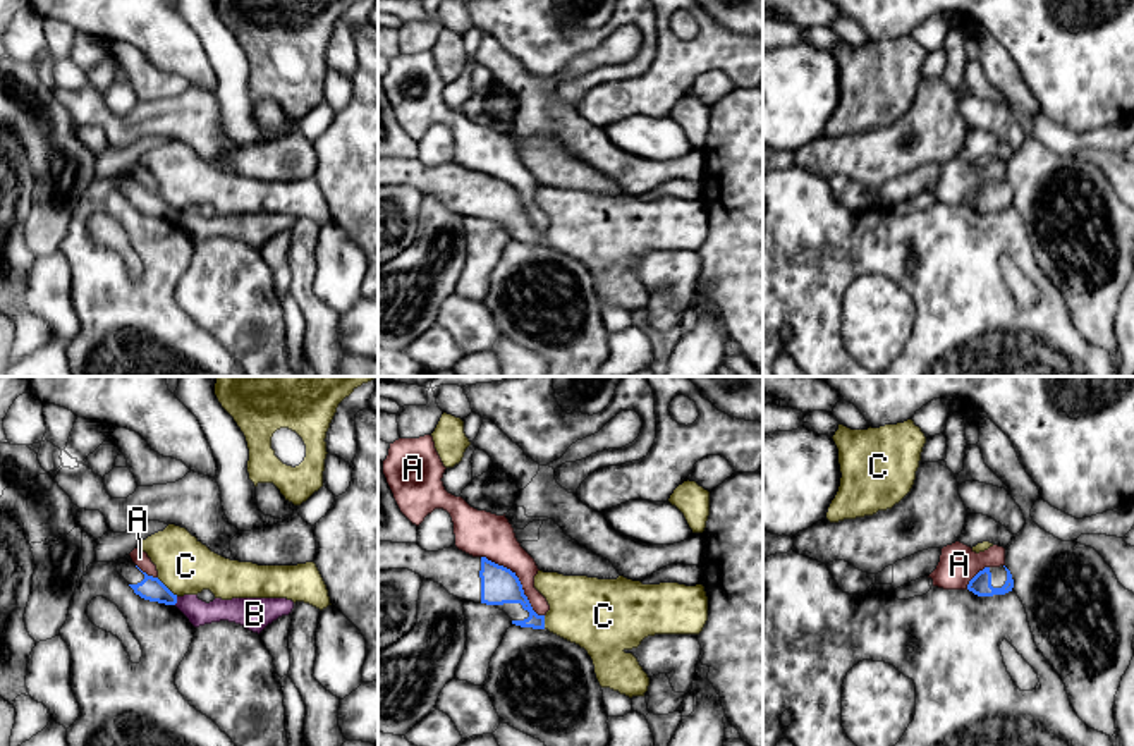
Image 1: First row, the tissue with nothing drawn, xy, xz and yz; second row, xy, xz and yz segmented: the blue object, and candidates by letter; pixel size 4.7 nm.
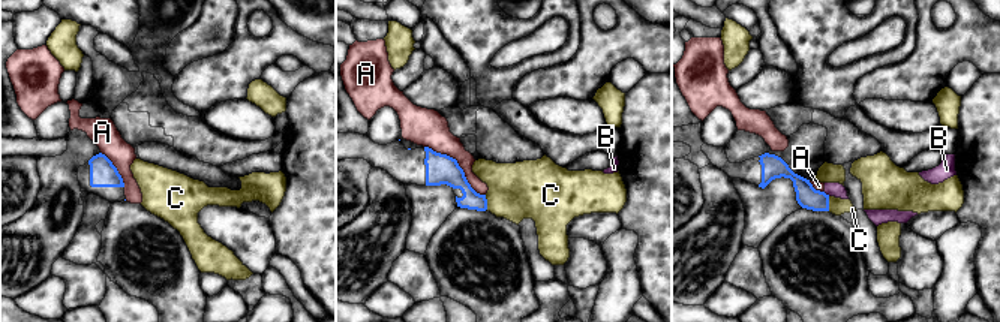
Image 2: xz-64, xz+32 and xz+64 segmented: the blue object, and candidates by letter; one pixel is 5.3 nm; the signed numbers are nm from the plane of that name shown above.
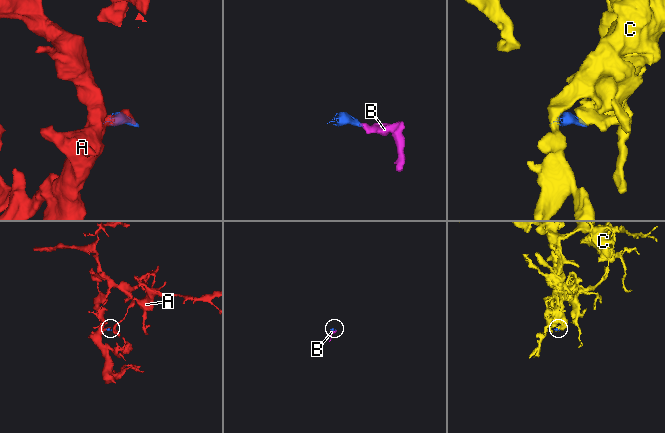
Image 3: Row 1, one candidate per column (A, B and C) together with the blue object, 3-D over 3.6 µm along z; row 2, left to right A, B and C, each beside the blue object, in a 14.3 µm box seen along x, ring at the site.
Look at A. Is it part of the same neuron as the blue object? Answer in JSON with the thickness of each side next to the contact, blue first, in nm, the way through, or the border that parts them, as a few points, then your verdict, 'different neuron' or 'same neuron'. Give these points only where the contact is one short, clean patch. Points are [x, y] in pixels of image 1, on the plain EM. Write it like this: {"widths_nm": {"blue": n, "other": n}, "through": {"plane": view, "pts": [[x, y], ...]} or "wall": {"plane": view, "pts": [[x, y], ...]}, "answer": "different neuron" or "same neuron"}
{"widths_nm": {"blue": 180, "other": 200}, "answer": "different neuron"}

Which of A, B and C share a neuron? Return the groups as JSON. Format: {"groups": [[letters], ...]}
{"groups": [["A"], ["B"], ["C"]]}

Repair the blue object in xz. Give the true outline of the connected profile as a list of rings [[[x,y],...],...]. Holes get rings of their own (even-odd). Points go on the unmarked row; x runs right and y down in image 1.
[[[378,156],[378,187],[388,184],[409,184],[462,217],[495,220],[515,241],[545,244],[545,230],[533,225],[515,187],[455,160],[426,167],[418,158]]]

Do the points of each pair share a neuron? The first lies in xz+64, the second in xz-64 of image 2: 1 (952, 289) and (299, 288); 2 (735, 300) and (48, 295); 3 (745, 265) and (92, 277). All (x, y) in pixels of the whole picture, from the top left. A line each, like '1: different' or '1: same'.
1: different
2: same
3: same

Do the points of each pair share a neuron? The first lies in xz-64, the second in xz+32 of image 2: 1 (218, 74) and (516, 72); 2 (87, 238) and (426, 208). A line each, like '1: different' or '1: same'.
1: different
2: same

